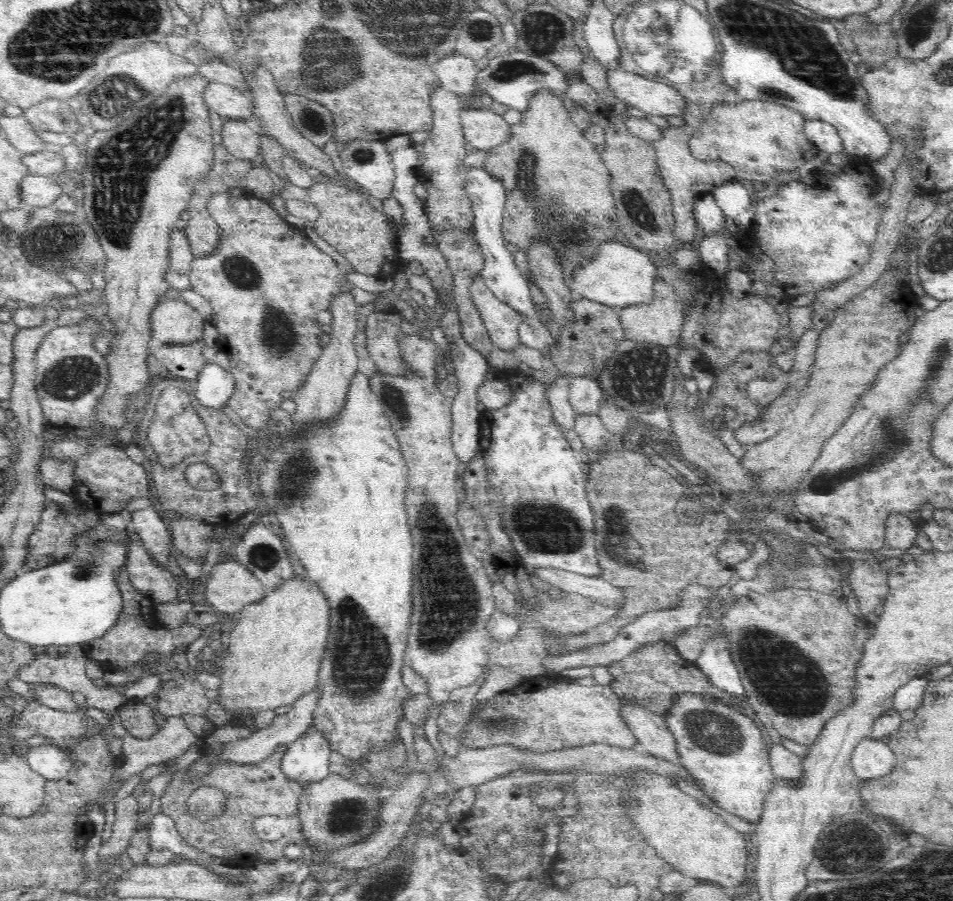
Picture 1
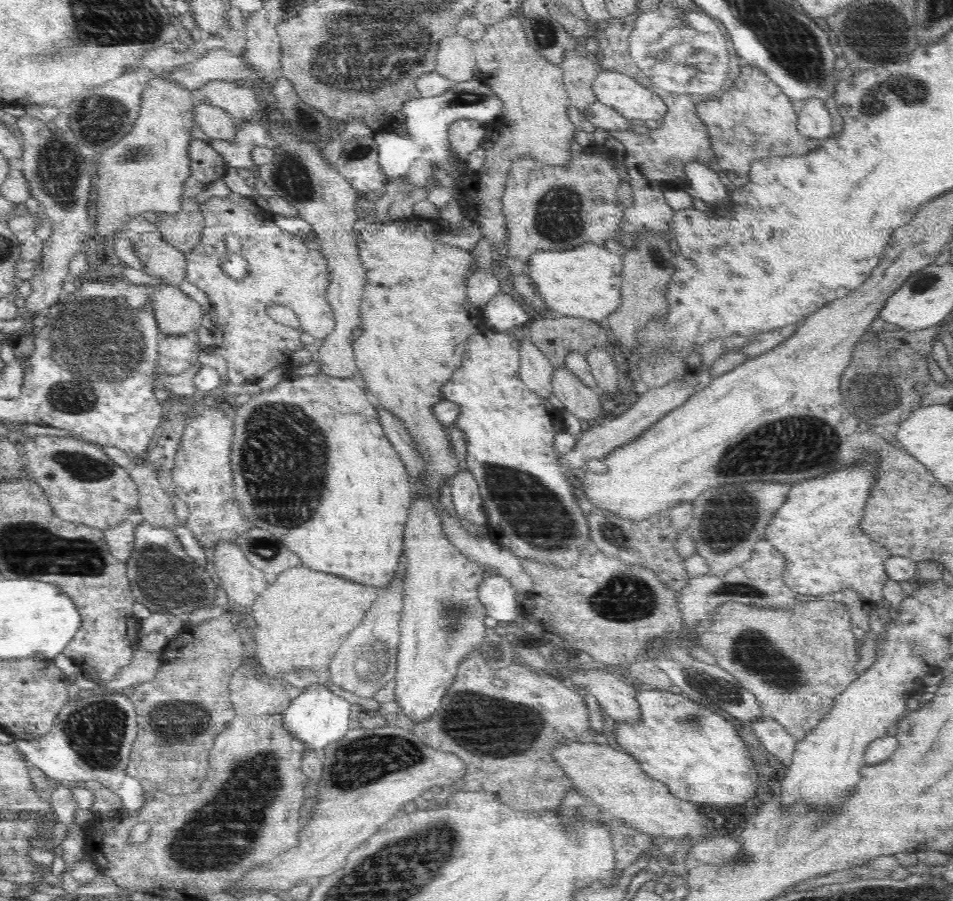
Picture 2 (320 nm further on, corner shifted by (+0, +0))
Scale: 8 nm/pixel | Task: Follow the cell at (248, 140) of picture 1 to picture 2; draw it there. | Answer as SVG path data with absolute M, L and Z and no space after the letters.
M208 102L196 103L192 112L194 123L198 124L211 139L234 140L238 124L228 112Z

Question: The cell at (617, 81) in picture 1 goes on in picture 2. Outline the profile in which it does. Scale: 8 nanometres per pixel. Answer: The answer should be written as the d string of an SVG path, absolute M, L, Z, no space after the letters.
M599 70L591 89L600 103L610 106L635 122L660 121L668 110L656 91L618 71Z

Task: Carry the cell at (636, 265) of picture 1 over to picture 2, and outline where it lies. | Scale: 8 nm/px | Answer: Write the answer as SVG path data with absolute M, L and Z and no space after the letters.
M584 243L564 252L536 252L525 262L527 274L549 310L558 316L577 316L603 322L621 303L623 257L603 245Z

